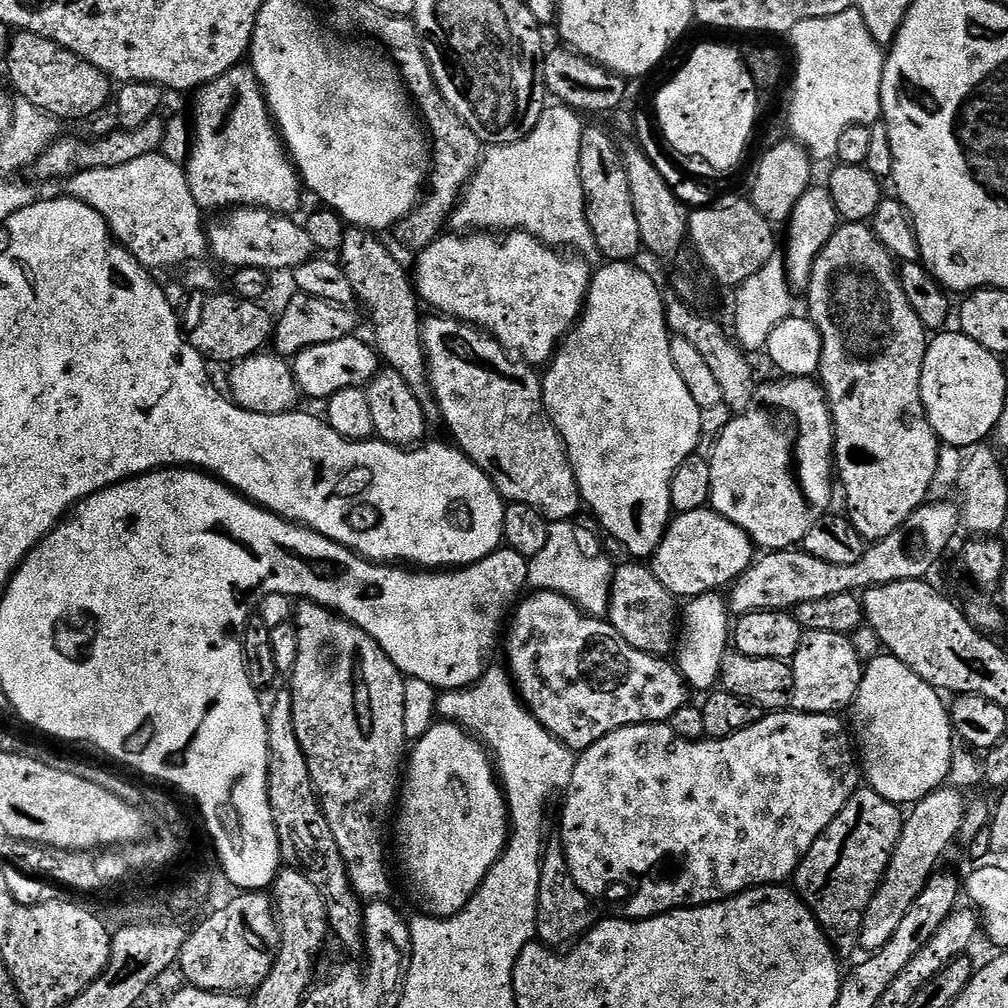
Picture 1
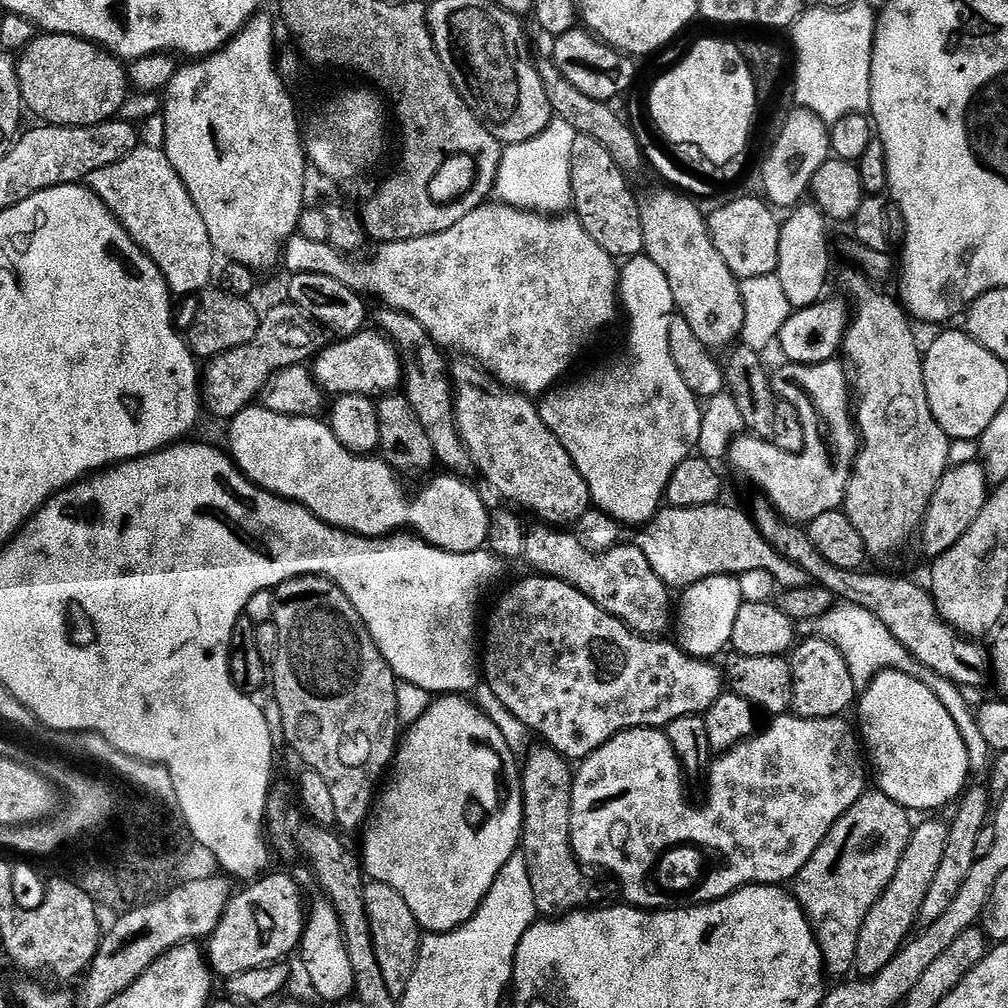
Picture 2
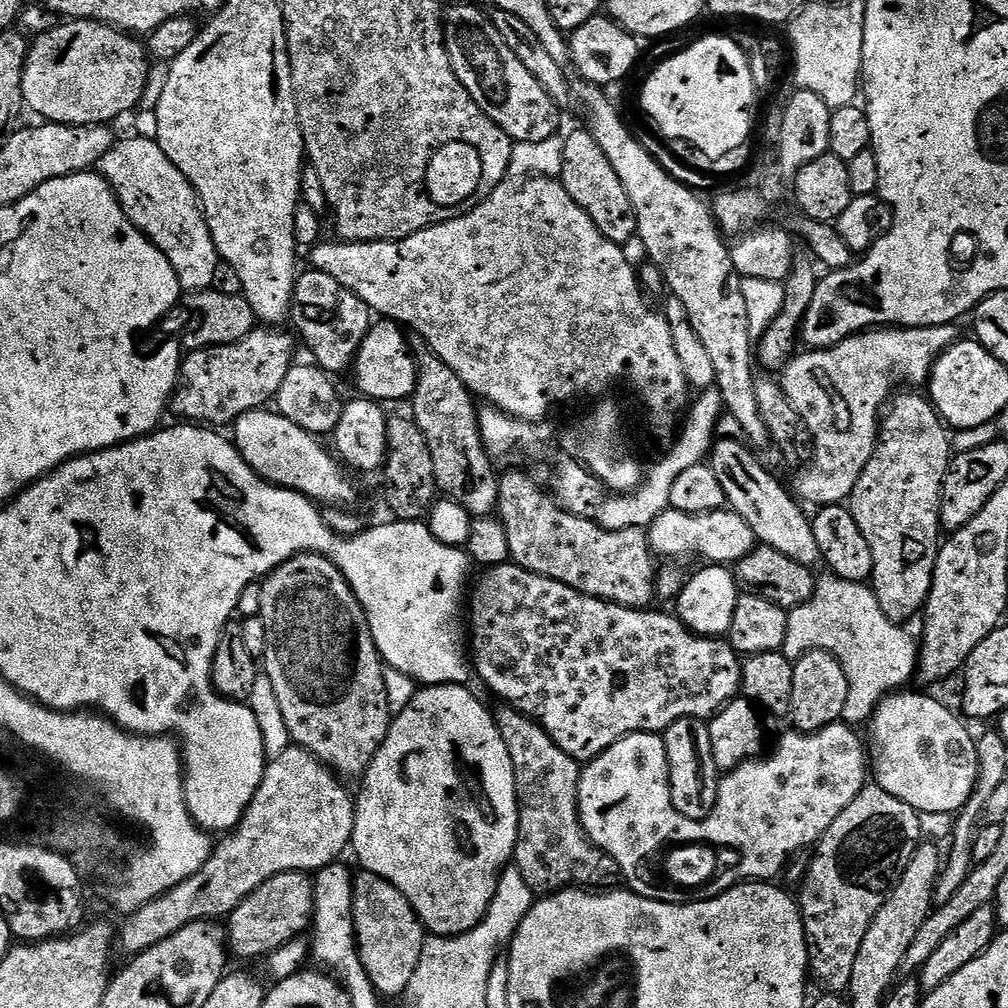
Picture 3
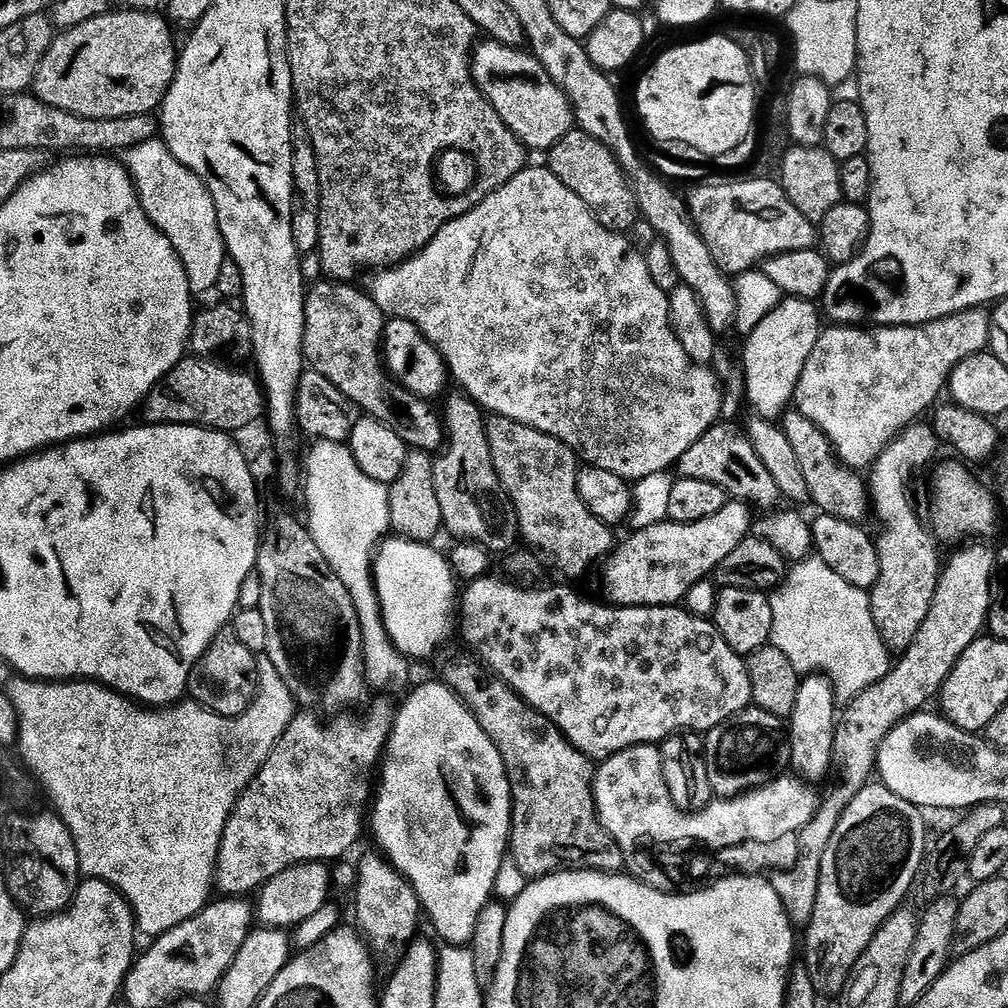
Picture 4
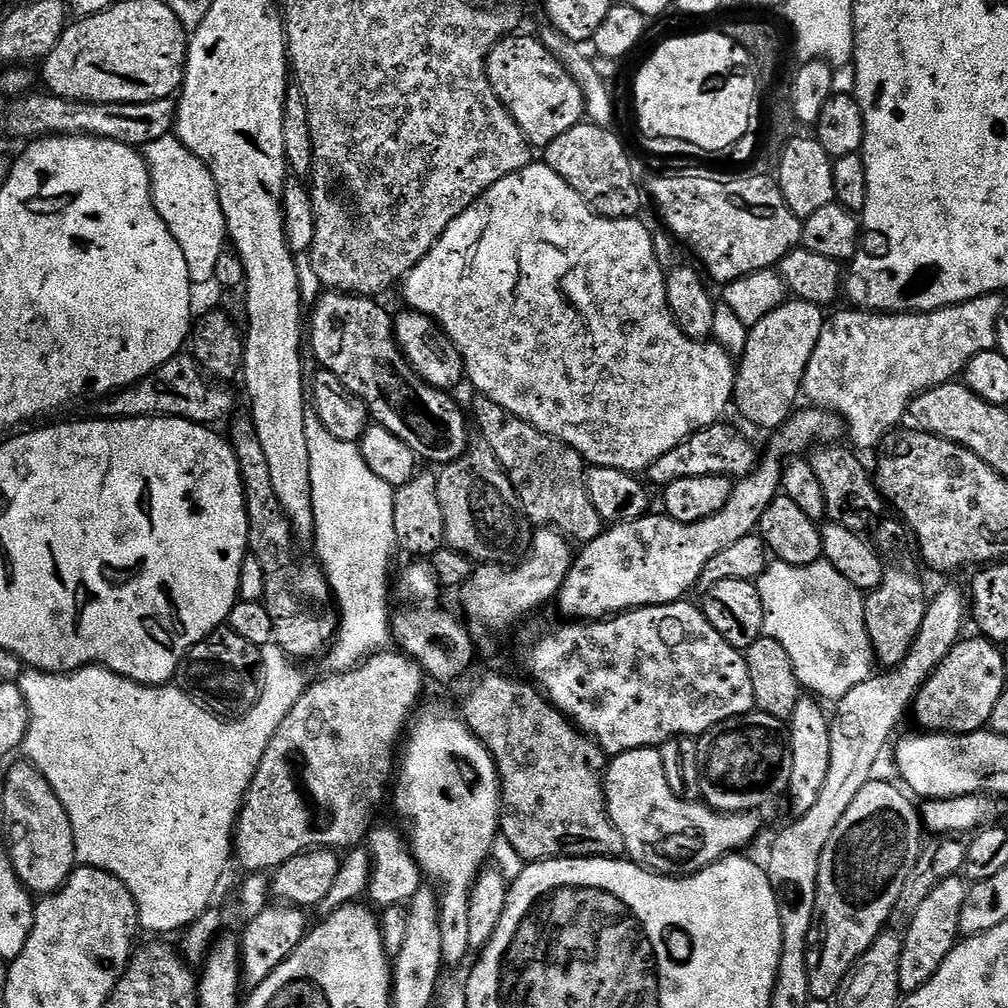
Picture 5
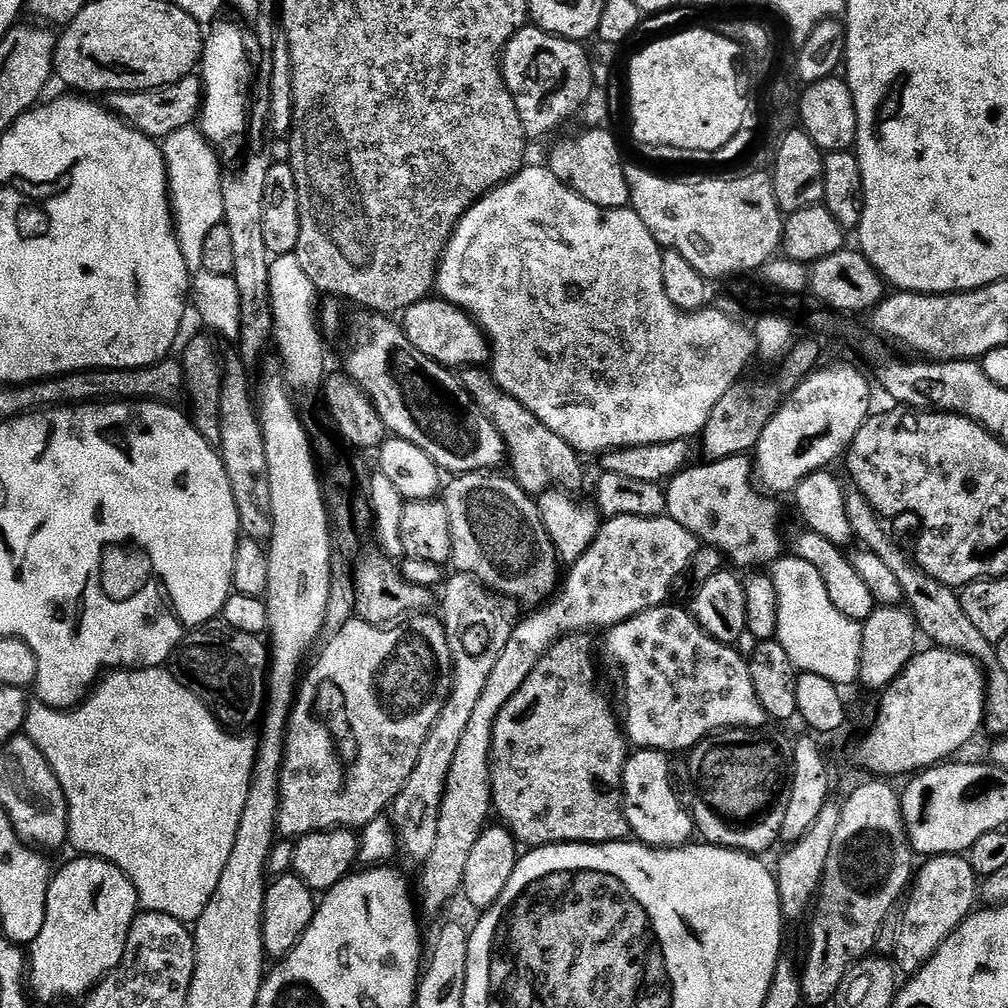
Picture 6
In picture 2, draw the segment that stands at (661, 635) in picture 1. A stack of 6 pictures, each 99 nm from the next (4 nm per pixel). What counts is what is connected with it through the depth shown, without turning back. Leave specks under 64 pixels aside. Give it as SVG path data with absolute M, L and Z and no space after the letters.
M546 524L537 525L525 533L522 555L523 561L526 560L533 571L571 584L640 636L656 638L665 633L663 631L672 622L672 594L636 544L624 542L596 555L577 540L575 533Z

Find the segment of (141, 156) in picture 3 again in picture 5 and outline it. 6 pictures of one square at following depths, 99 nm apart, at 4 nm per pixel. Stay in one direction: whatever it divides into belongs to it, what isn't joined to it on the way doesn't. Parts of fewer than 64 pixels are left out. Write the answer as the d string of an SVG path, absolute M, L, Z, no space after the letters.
M169 134L150 142L142 152L148 161L148 172L152 175L152 205L158 210L162 222L174 234L174 242L182 250L186 258L186 270L190 274L193 285L212 284L216 275L214 270L218 267L218 258L226 251L228 240L228 223L222 214L222 206L214 178L210 170L188 149L175 134Z

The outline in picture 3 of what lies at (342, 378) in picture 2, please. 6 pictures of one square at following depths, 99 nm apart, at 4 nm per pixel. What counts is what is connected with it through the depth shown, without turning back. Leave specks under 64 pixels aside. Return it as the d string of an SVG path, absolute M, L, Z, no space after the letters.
M387 318L381 319L379 322L372 324L355 359L356 384L364 391L361 393L369 400L377 402L407 401L416 393L417 357L414 352L412 356L412 348L408 345L407 338L404 337L405 329L401 325L397 324L395 320Z

